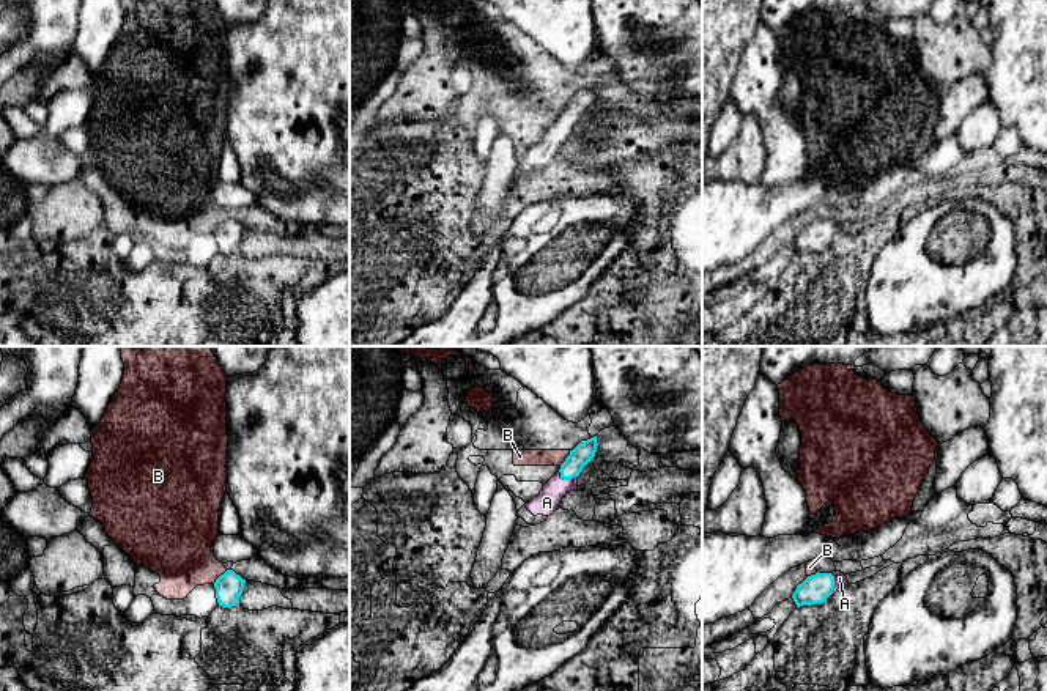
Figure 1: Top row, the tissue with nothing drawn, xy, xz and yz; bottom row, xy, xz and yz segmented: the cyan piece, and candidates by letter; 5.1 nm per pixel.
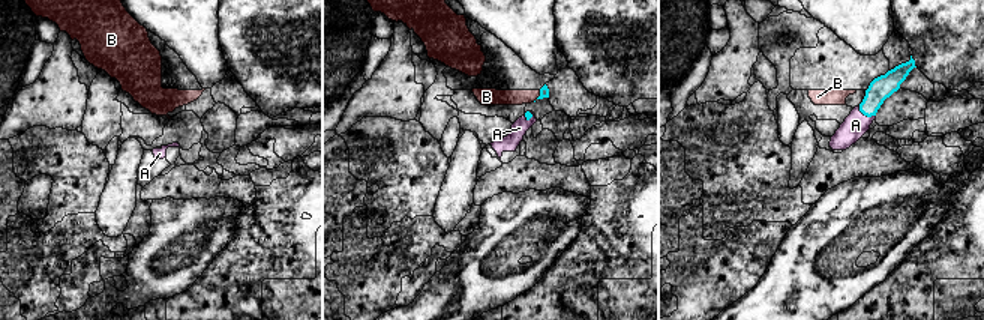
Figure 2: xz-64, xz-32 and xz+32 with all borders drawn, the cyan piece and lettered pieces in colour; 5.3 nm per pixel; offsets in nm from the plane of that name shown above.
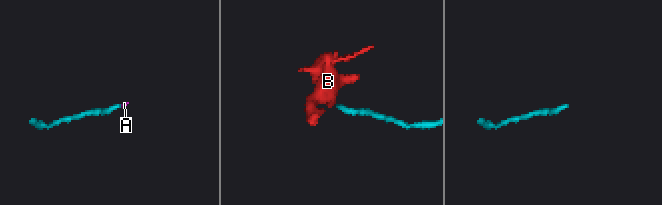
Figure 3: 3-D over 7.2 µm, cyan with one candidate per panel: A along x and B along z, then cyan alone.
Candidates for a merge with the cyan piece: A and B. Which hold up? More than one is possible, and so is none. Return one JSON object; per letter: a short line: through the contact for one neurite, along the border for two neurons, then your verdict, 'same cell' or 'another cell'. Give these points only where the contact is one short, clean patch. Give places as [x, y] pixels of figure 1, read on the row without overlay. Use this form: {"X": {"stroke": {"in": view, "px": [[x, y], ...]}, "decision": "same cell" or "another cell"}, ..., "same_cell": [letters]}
{"A": {"stroke": {"in": "yz", "px": [[817, 235], [833, 233], [839, 225]]}, "decision": "same cell"}, "B": {"stroke": {"in": "xy", "px": [[227, 218], [213, 230]]}, "decision": "another cell"}, "same_cell": ["A"]}

